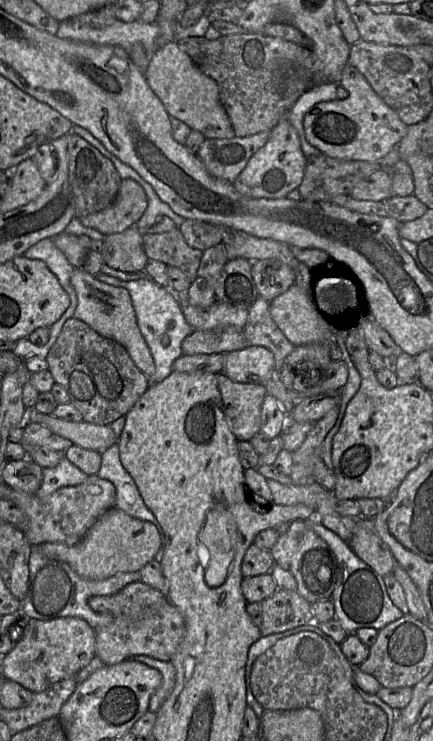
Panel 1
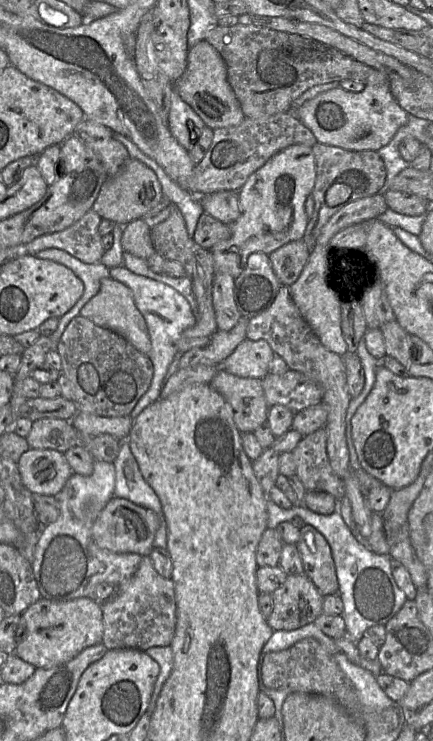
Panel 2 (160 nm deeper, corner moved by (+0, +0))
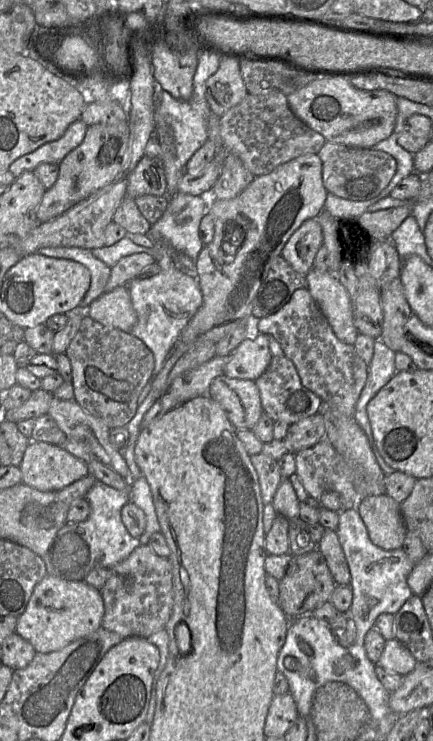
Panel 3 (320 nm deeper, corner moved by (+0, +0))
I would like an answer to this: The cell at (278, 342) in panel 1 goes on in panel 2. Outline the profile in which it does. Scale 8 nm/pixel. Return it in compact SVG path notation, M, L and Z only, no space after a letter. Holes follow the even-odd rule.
M287 286L280 288L270 308L249 319L246 338L252 341L265 340L274 354L279 355L286 362L289 369L304 374L322 387L322 403L328 411L325 424L327 453L334 472L344 480L345 476L351 474L345 416L352 398L348 392L346 369L342 356L329 351L321 343L300 314Z

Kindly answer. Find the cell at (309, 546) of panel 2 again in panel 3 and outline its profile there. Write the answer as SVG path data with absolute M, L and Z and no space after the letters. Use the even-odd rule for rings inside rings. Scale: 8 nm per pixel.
M326 529L317 544L317 549L325 557L337 585L350 585L351 573L344 550L336 531Z

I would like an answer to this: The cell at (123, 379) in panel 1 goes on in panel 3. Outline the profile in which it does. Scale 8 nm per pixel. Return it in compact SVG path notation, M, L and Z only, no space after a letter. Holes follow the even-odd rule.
M87 315L65 354L71 362L74 400L111 429L126 426L136 414L138 397L154 369L148 346L132 333L103 325Z

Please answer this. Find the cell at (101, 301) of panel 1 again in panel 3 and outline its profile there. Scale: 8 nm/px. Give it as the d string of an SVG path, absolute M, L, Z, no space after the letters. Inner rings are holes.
M127 285L104 292L88 306L87 315L103 325L125 332L130 332L137 322Z

